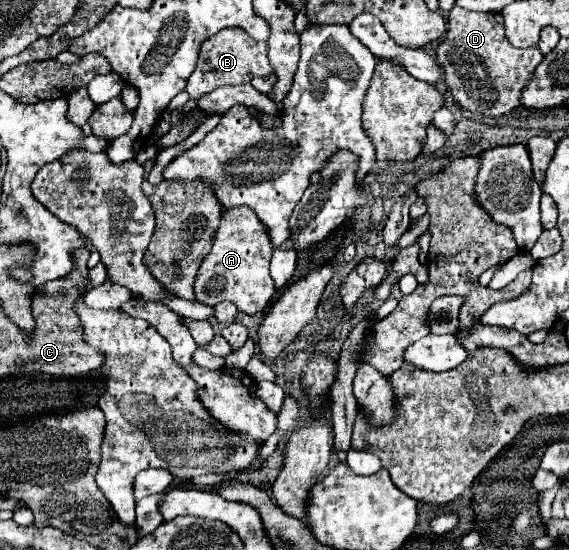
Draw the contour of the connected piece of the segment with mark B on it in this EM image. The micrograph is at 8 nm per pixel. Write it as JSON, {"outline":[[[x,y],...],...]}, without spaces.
{"outline":[[[229,27],[229,29],[223,29],[221,33],[217,33],[217,37],[211,37],[209,41],[205,41],[201,45],[197,67],[195,67],[193,75],[189,77],[185,91],[189,93],[189,97],[193,101],[197,101],[217,87],[245,85],[245,83],[251,83],[253,77],[269,75],[271,71],[273,71],[273,67],[267,61],[267,43],[253,41],[243,29]]]}

